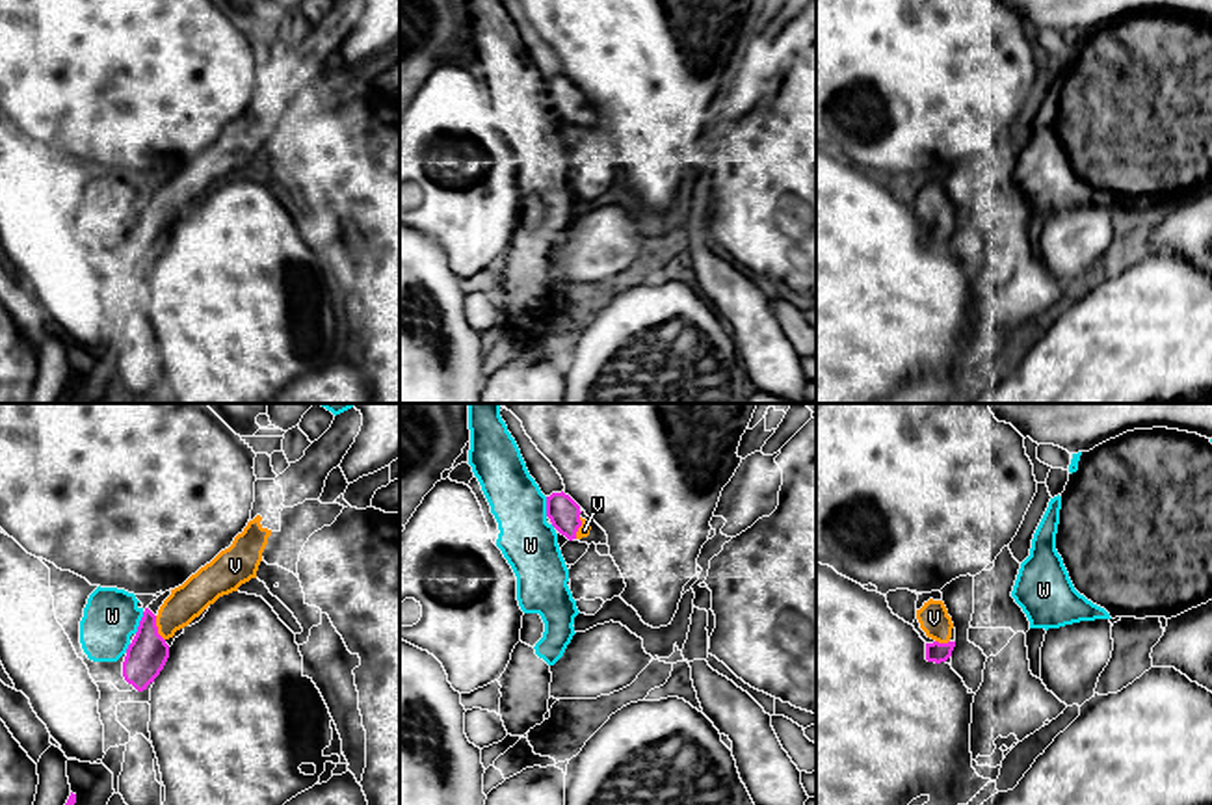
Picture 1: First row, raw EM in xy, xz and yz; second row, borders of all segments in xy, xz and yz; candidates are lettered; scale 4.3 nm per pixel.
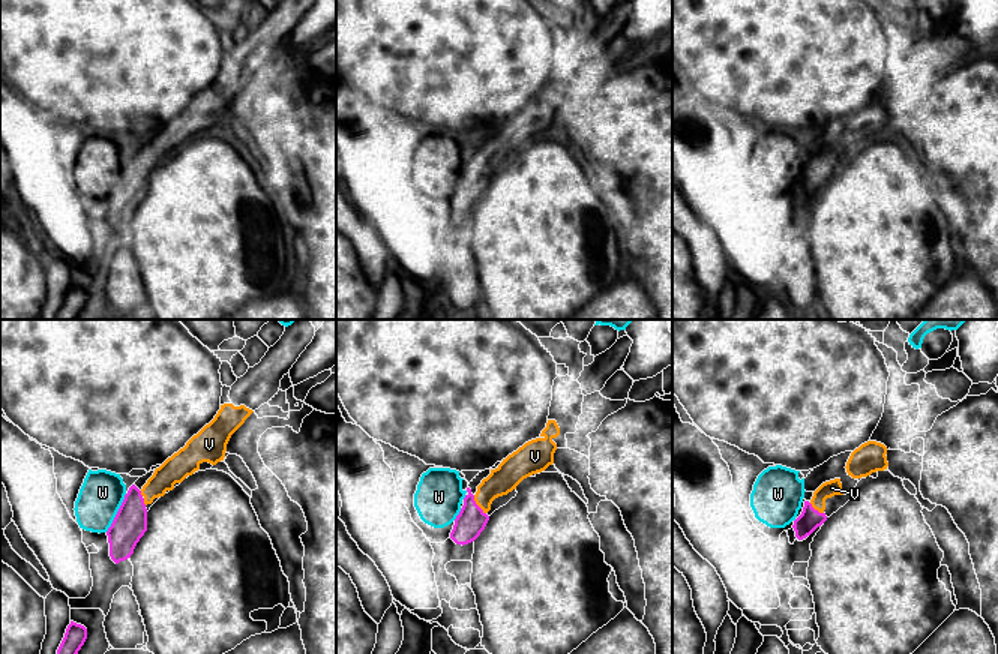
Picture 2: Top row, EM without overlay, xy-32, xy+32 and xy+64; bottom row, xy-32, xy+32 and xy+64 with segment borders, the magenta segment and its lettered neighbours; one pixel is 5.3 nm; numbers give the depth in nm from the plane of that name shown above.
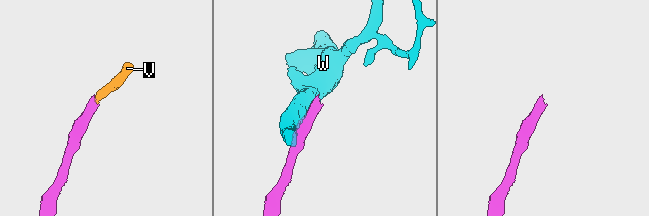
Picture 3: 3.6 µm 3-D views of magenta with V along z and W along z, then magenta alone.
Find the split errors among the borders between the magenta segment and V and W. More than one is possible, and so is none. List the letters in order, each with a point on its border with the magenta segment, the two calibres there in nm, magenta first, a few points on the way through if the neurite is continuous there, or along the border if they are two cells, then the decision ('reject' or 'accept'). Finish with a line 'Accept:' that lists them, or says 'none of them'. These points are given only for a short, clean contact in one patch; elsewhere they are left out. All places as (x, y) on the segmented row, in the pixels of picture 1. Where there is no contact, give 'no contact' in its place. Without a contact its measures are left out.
V: xy (157, 629) | 180/160 nm | across xy (145, 657), (149, 638), (157, 629), (188, 601) | accept
W: xy (140, 623) | 180/240 nm | reject
Accept: V

